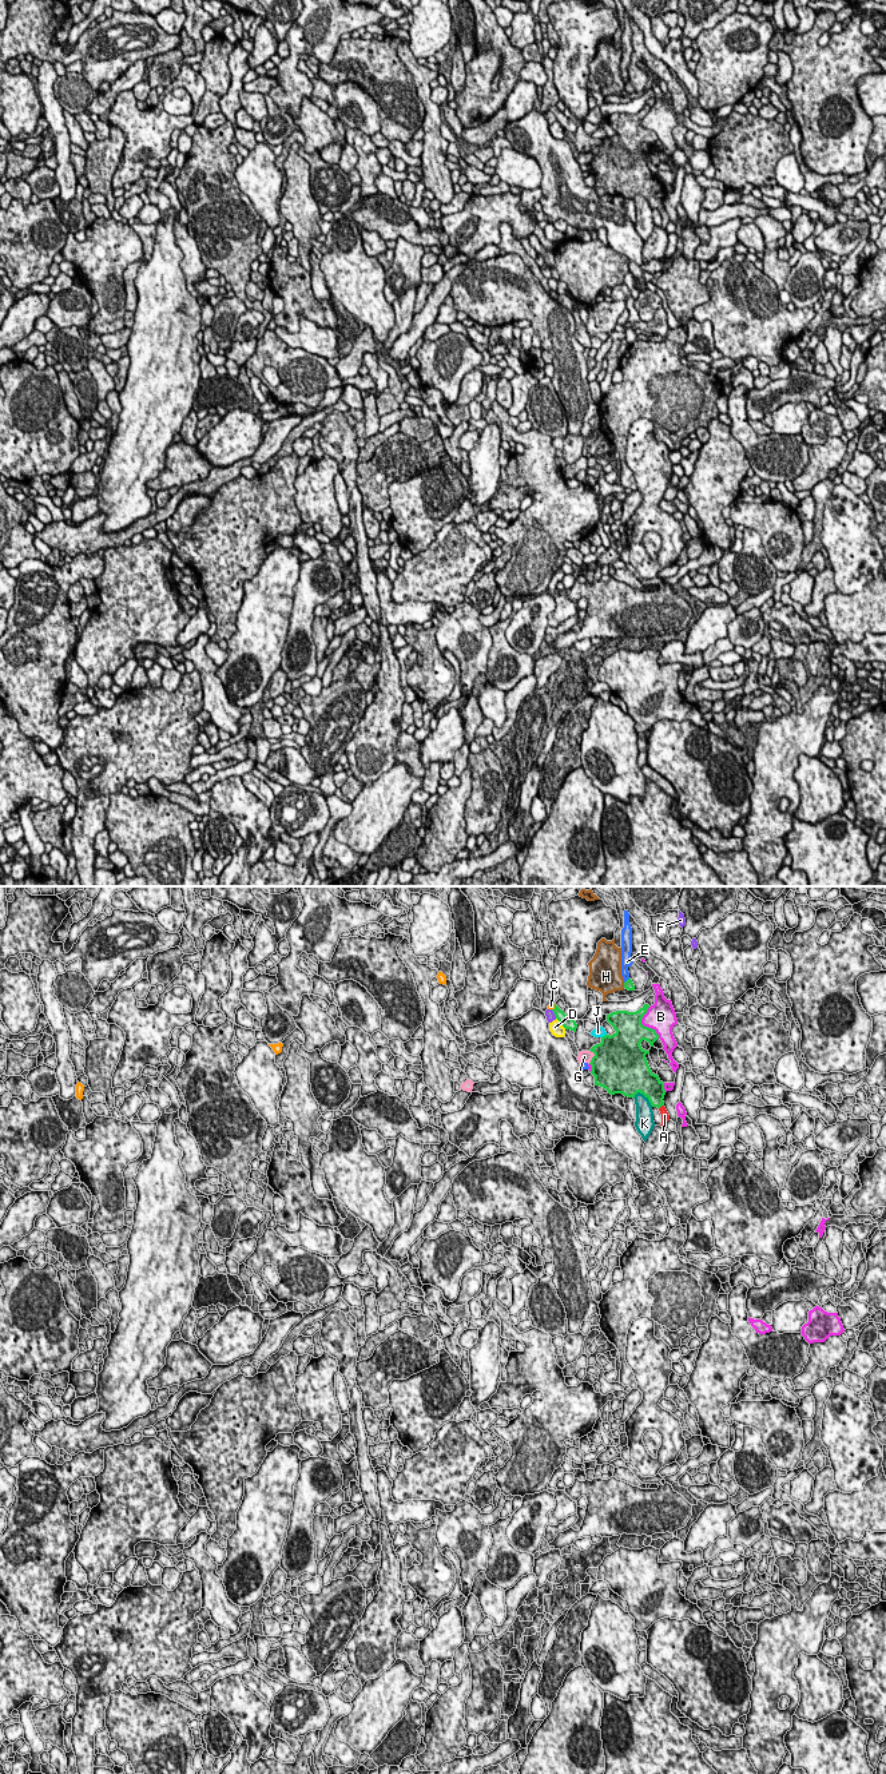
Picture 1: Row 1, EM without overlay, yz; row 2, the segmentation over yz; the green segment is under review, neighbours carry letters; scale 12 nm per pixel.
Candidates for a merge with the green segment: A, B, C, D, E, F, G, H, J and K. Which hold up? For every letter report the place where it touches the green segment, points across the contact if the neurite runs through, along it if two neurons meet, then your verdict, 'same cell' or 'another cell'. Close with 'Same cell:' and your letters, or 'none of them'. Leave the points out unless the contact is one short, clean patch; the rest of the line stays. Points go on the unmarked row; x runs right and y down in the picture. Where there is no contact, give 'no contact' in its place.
A: meets green in yz at (660, 207); another cell
B: meets green in yz at (643, 127); another cell
C: meets green in yz at (555, 108); runs through yz (568, 124), (555, 108), (551, 107); same cell
D: meets green in yz at (560, 123); border along yz (556, 119), (565, 130); another cell
E: meets green in yz at (627, 82); another cell
F: meets green in yz at (553, 114); another cell
G: meets green in yz at (594, 158); another cell
H: meets green in yz at (624, 87); another cell
J: meets green in yz at (603, 138); another cell
K: meets green in yz at (644, 197); another cell
Same cell: C

